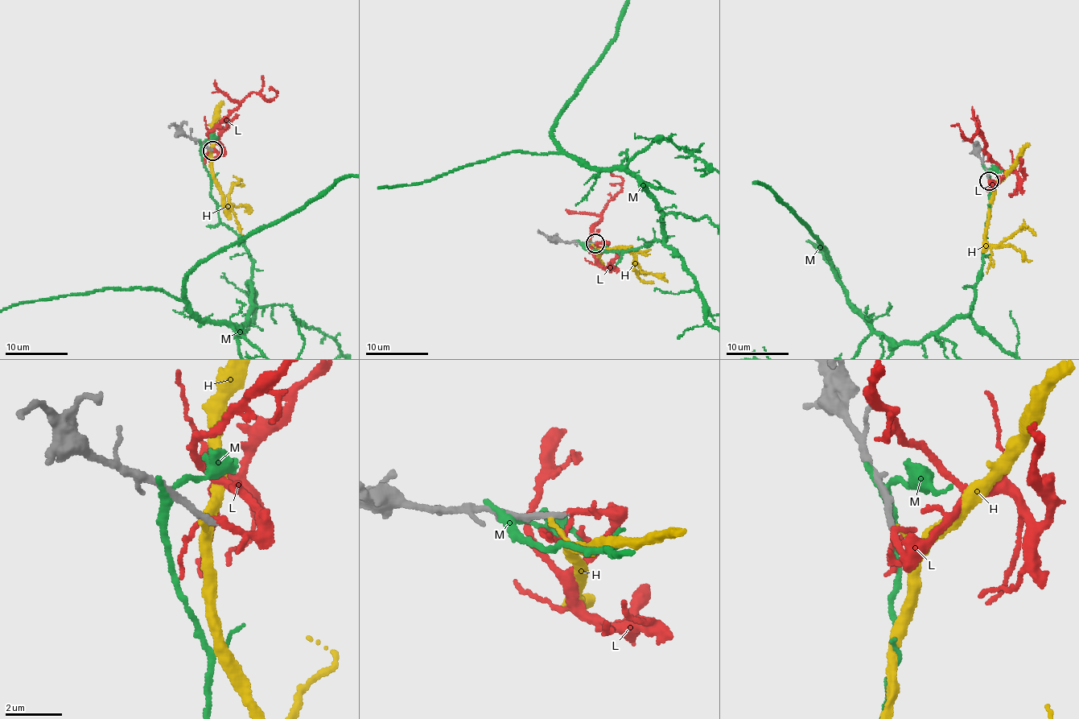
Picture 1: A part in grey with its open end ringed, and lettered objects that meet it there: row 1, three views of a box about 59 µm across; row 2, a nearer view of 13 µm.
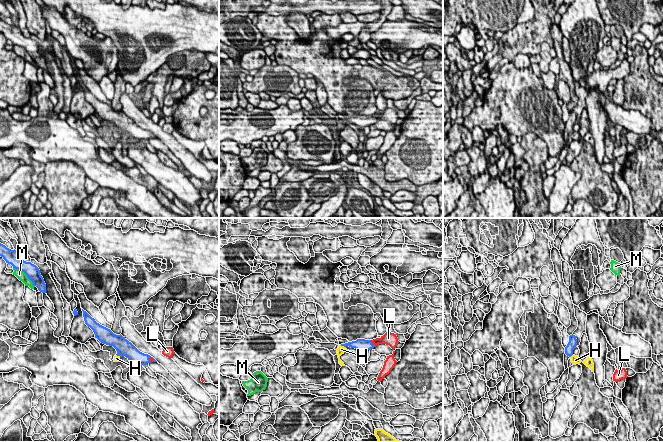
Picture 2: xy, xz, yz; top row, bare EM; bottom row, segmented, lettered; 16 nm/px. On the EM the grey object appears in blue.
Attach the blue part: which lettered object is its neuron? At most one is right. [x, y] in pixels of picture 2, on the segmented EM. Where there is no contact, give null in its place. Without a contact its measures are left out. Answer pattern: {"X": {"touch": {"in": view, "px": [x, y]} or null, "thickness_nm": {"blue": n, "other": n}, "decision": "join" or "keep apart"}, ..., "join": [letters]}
{"H": {"touch": {"in": "xz", "px": [342, 345]}, "thickness_nm": {"blue": 140, "other": 130}, "decision": "keep apart"}, "L": {"touch": {"in": "xz", "px": [371, 343]}, "thickness_nm": {"blue": 200, "other": 160}, "decision": "join"}, "M": {"touch": {"in": "xy", "px": [25, 273]}, "thickness_nm": {"blue": 220, "other": 140}, "decision": "keep apart"}, "join": ["L"]}

